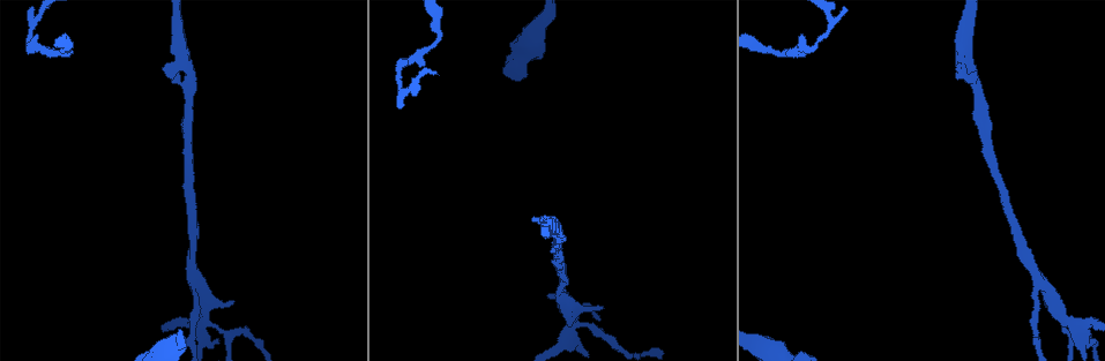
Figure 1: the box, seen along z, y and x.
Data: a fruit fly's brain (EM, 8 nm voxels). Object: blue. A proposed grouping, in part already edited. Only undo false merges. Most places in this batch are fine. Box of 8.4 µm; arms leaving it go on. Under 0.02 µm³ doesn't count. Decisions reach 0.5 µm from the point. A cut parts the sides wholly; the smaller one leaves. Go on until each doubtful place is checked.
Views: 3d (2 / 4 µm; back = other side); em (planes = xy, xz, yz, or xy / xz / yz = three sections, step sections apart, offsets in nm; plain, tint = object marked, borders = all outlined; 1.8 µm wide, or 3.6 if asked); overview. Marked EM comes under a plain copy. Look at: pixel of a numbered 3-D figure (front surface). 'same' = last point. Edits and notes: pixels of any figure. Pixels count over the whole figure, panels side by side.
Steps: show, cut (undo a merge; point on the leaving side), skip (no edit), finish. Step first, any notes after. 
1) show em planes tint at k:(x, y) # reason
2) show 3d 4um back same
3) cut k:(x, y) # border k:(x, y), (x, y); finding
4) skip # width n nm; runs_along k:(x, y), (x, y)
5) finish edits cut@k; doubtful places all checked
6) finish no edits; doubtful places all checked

show em xz step 16 tint at 1:(1059, 317) # branch point

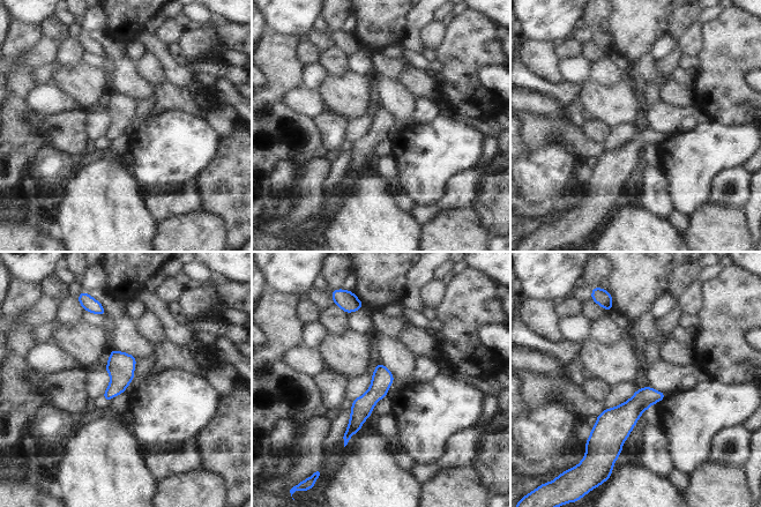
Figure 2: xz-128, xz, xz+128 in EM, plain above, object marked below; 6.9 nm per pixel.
show em planes tint same

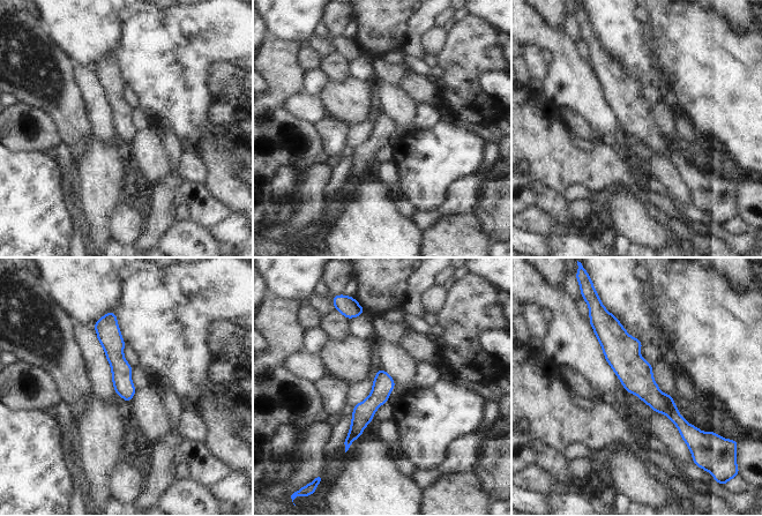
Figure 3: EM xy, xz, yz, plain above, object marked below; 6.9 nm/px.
skip # width 140 nm; runs_along 3:(605, 328), (687, 438); all the same cell

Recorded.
show 3d 4um at 1:(566, 301) # three arms meet

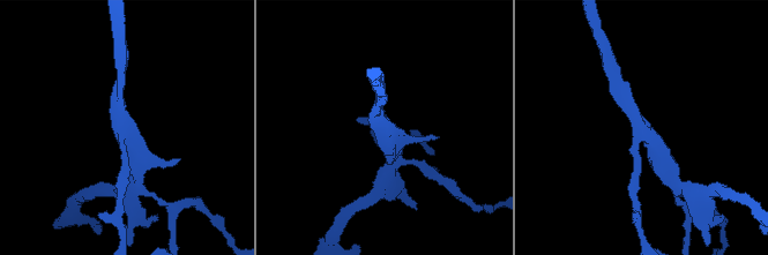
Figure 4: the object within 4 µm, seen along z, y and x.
show em 3.6um planes tint at 4:(122, 131) # now the EM

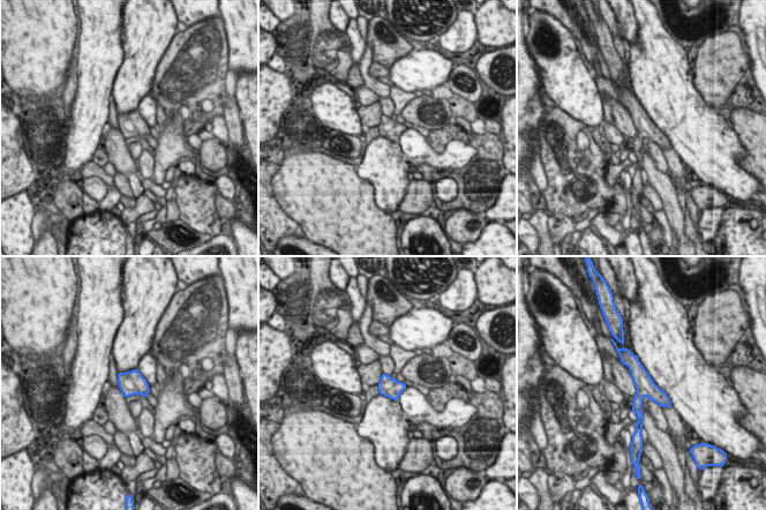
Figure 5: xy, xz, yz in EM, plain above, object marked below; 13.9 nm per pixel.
skip # width 260 nm; runs_along 5:(629, 358), (640, 376), (640, 418); one cell here

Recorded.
show em xy step 4 tint at 1:(27, 47) # abrupt turn

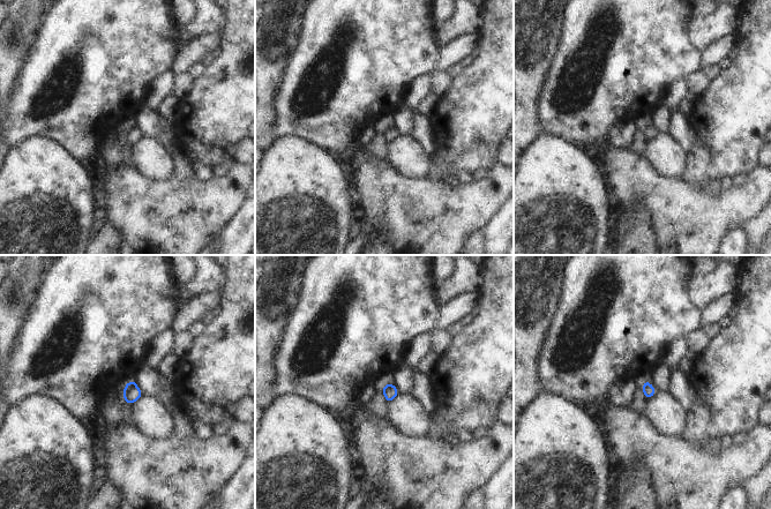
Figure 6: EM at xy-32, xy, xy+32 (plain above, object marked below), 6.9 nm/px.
show em planes tint same # cut it another way

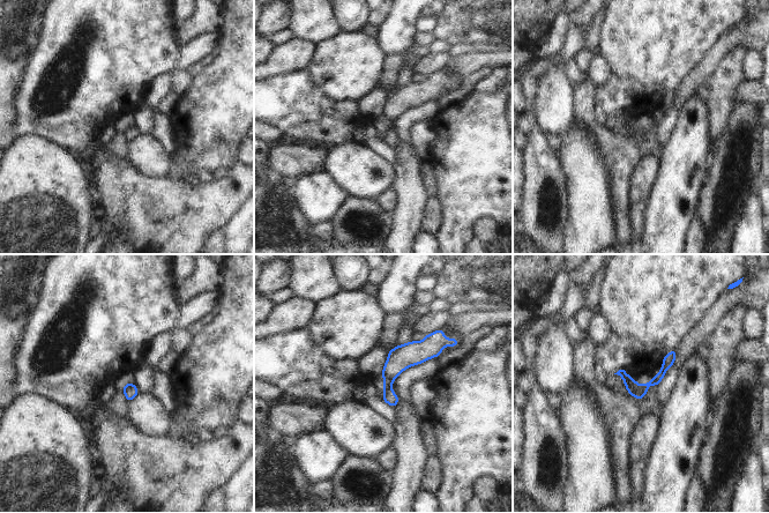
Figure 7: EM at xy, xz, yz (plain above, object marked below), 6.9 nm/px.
skip # width 100 nm; runs_along 7:(437, 340), (389, 373), (388, 400); continuous, no second cell

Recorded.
finish no edits; doubtful places all checked

